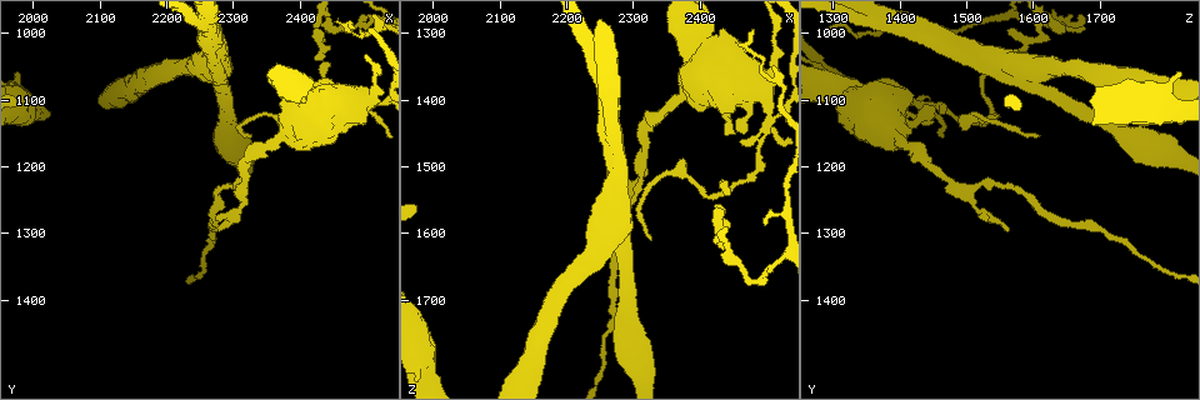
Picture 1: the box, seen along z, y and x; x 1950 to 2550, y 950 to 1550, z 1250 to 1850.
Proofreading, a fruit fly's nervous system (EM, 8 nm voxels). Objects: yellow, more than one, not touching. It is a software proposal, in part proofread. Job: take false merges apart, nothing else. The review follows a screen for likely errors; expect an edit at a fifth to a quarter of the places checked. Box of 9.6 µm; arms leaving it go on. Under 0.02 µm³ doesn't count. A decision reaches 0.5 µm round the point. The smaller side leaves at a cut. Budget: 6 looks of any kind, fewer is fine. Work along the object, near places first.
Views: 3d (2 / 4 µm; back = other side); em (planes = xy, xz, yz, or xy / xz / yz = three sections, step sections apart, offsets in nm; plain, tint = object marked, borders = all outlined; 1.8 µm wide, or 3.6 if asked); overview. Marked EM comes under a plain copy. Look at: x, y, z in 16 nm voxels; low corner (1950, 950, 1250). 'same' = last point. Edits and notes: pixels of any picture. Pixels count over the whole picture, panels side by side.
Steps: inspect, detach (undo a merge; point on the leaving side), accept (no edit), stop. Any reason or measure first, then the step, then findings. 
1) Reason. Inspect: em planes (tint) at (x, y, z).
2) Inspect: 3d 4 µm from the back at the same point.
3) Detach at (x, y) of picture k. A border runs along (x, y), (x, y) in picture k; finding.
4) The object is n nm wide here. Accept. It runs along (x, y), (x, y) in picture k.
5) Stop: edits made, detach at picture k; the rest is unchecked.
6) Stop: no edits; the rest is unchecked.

Three-way junction. Inspect: 3d 4 µm at (2275, 1065, 1600).

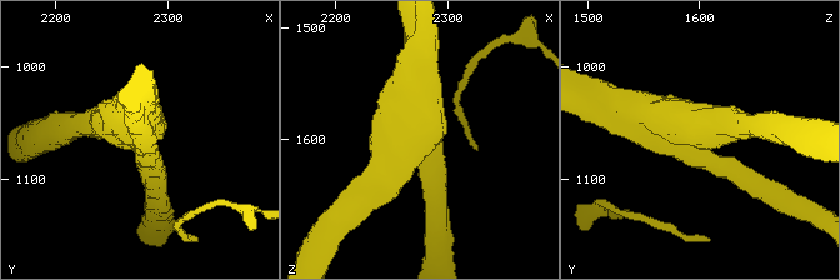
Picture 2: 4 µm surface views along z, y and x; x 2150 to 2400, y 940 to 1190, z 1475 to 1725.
Need the tissue. Inspect: em 3.6 µm planes (tint) at (2278, 1066, 1598).

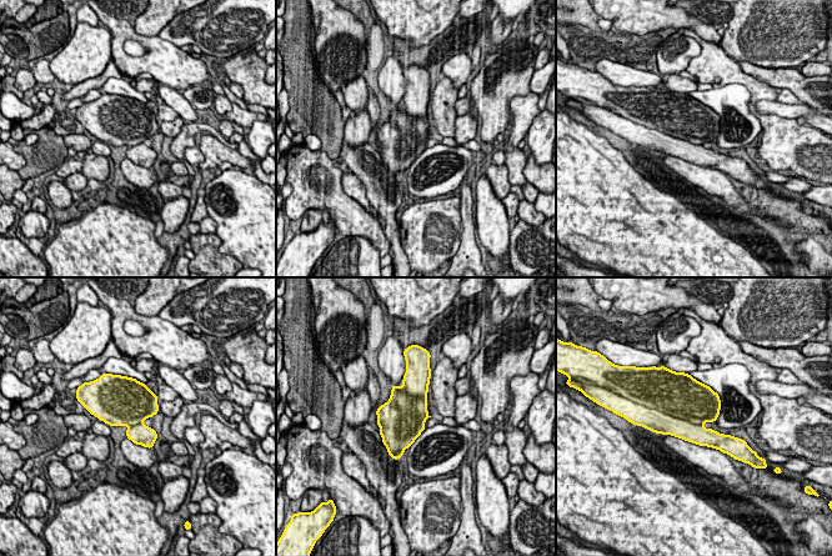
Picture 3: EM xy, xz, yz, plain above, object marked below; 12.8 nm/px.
Detach at (660, 422) of picture 3. A border runs along (653, 409), (702, 425) in picture 3; two cells meet here.

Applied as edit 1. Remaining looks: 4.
See it whole again. Inspect: overview.

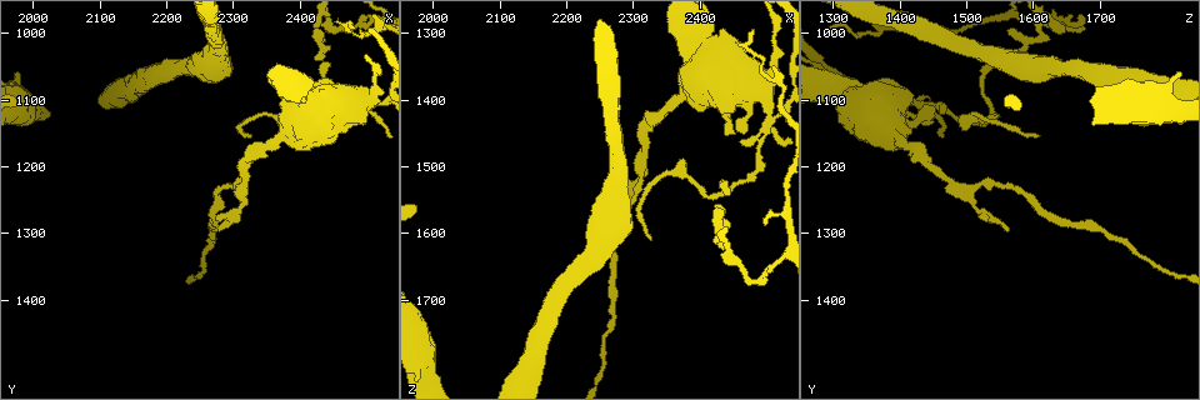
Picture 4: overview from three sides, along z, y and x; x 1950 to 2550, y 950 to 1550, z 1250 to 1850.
Sharp bend. Inspect: em 3.6 µm yz step 16 (tint) at (2425, 1010, 1600).

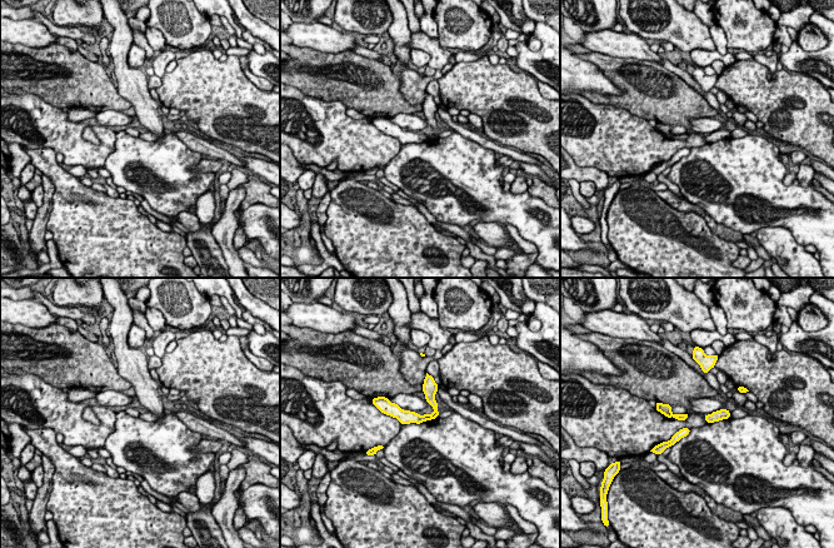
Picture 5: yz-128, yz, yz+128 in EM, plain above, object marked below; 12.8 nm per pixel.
Another direction. Inspect: em 3.6 µm planes (tint) at the same point.

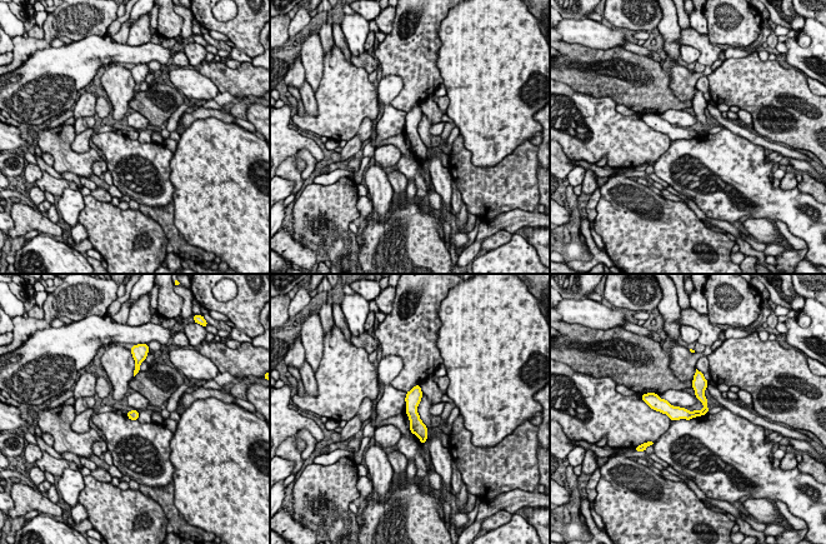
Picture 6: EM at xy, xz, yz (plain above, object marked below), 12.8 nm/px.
Accept. Continuous, no second cell.

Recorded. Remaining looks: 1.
Stop: edits made, detach at picture 3; the rest is unchecked.

